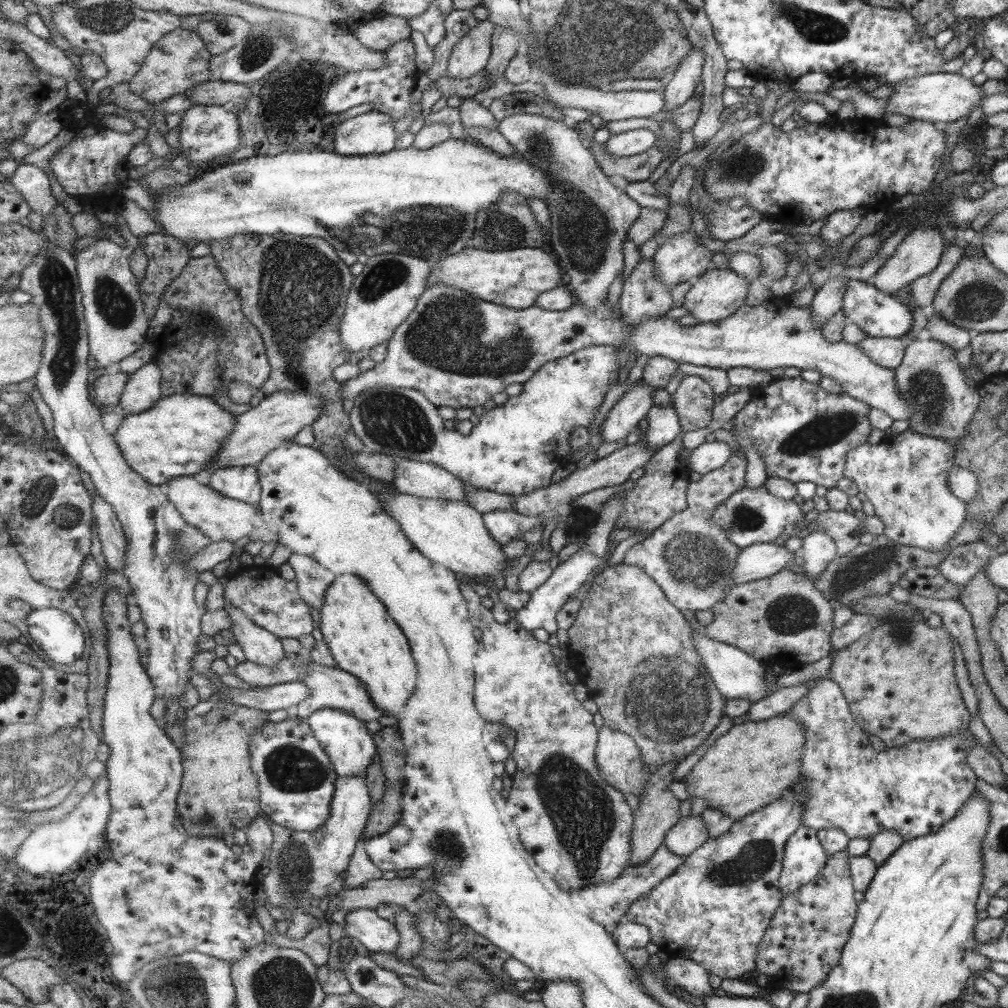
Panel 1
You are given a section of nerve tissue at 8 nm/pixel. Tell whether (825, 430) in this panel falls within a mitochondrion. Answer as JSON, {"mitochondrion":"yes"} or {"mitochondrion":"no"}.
{"mitochondrion":"yes"}

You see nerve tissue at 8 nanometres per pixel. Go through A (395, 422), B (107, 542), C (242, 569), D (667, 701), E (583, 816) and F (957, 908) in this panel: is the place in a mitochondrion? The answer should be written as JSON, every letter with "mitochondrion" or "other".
{"A":"mitochondrion","B":"other","C":"other","D":"mitochondrion","E":"mitochondrion","F":"other"}

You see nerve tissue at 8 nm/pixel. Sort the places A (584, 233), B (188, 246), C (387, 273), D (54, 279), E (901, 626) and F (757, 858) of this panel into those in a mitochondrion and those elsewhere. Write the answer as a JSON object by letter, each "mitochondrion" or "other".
{"A":"mitochondrion","B":"other","C":"mitochondrion","D":"mitochondrion","E":"mitochondrion","F":"mitochondrion"}

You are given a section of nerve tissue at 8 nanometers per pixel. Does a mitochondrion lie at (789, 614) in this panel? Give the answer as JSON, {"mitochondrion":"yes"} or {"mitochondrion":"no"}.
{"mitochondrion":"yes"}

